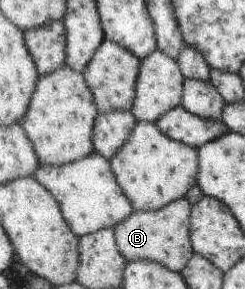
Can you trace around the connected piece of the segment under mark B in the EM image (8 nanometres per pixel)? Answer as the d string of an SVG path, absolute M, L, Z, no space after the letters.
M186 198L175 200L159 210L133 211L129 218L114 226L114 237L117 250L126 262L151 260L169 268L171 272L180 273L193 256L190 241L191 205Z

